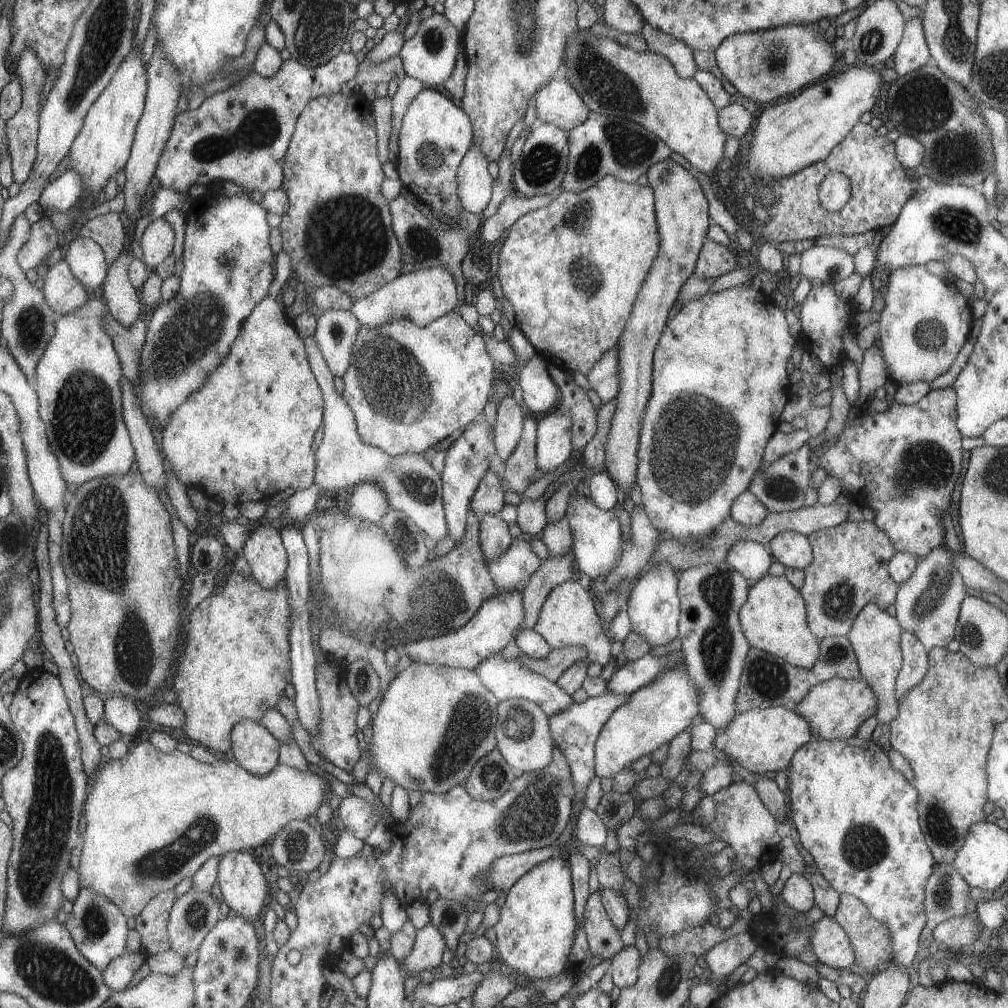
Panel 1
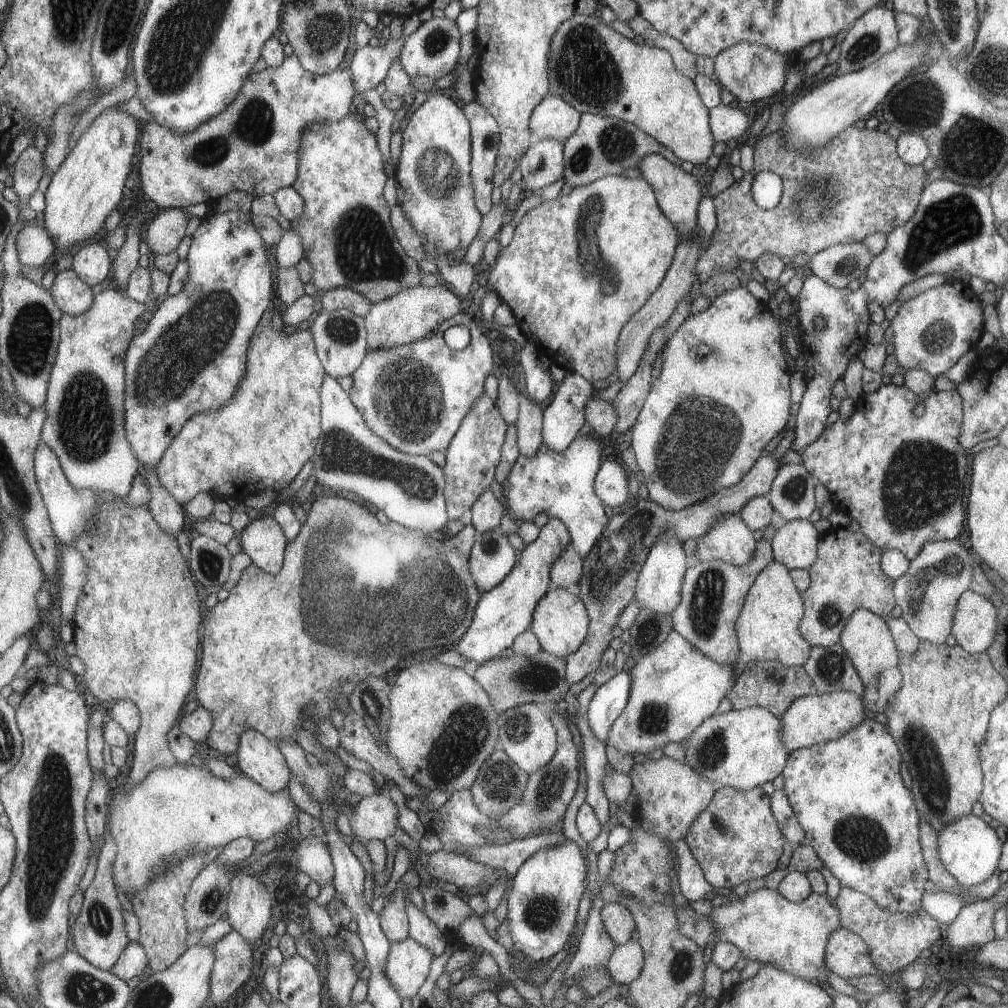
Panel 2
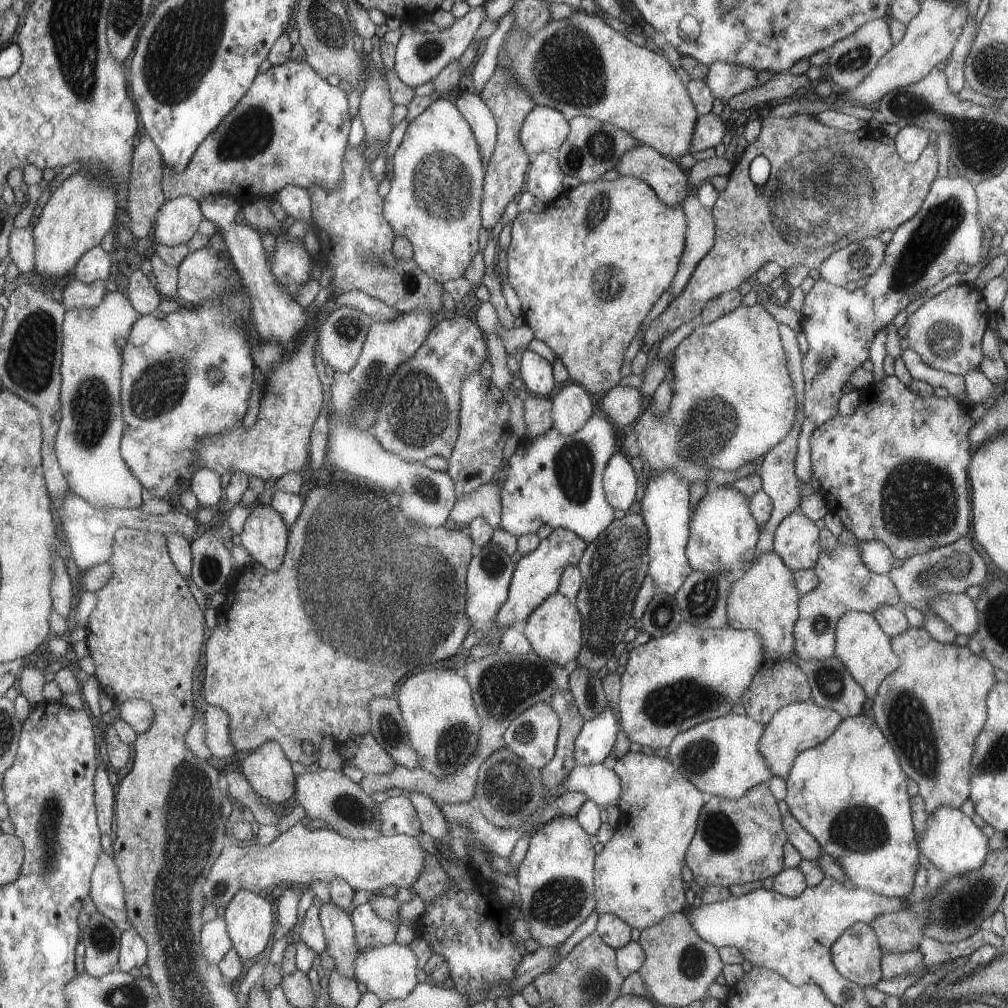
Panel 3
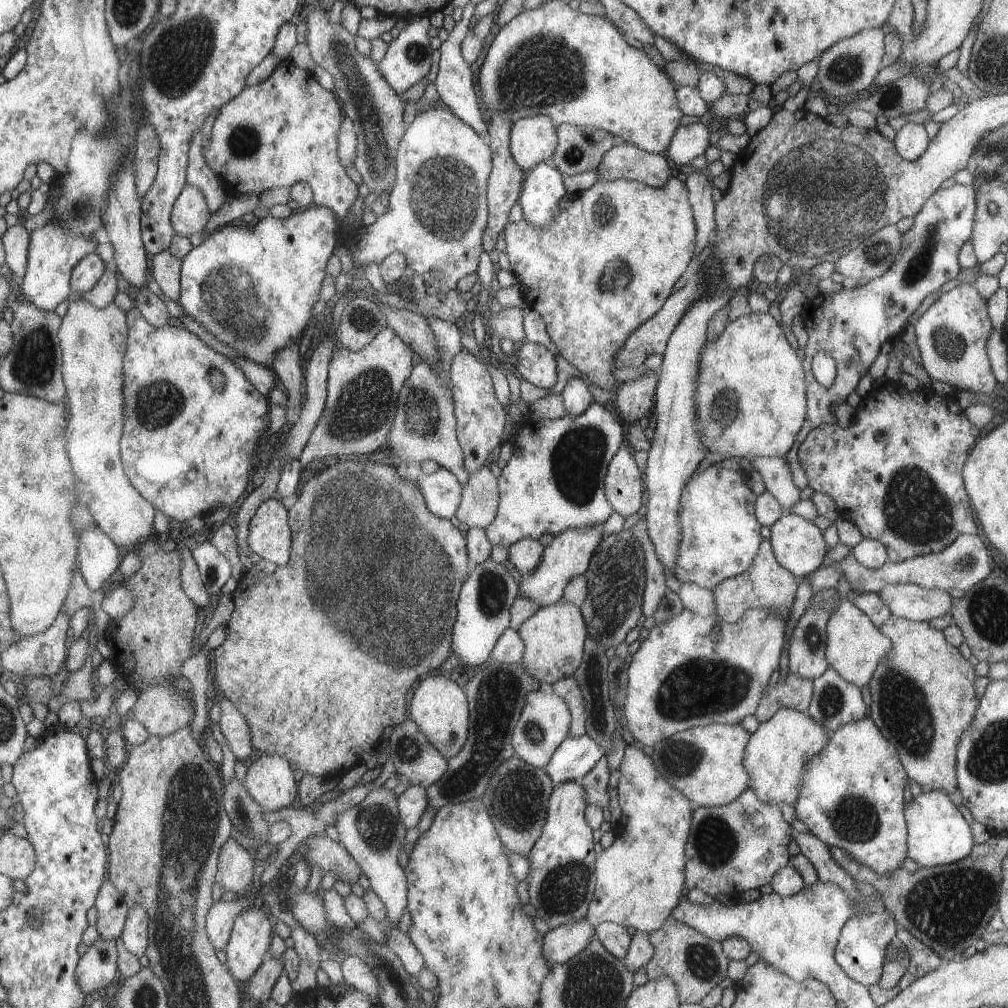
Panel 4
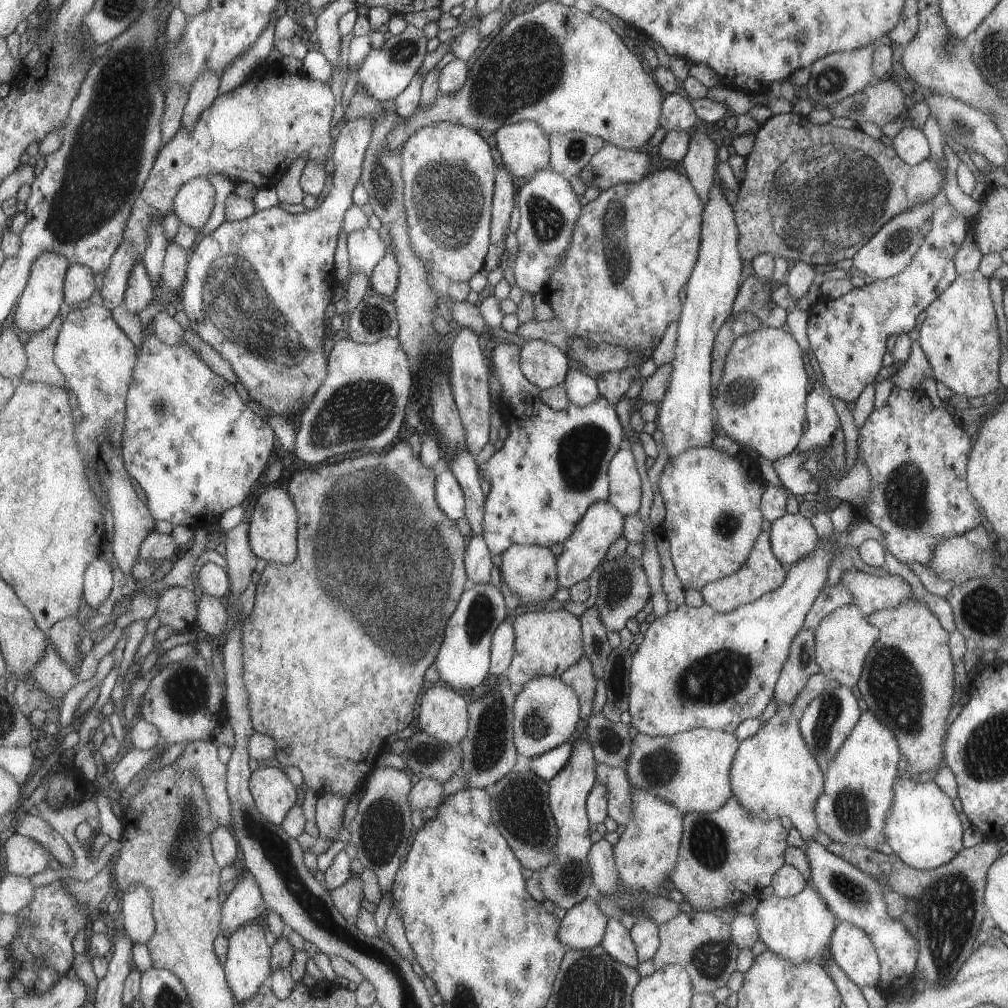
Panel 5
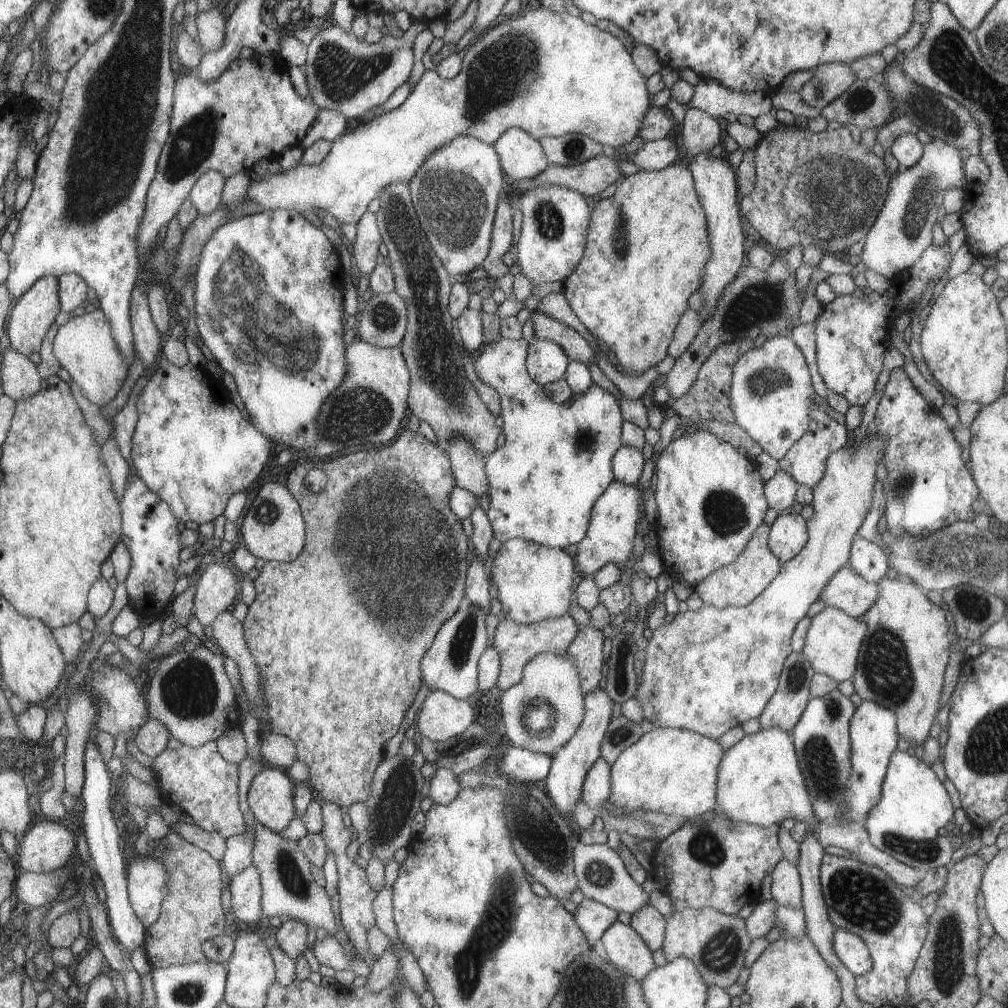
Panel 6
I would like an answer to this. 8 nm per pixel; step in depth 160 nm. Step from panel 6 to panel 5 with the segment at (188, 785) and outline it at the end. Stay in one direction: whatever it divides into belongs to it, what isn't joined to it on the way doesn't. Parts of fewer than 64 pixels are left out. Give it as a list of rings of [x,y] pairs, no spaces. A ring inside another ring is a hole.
[[[213,741],[188,743],[175,762],[181,771],[195,773],[200,778],[204,788],[207,789],[216,825],[231,829],[234,818],[232,800],[227,788],[228,766],[221,762],[218,747]]]

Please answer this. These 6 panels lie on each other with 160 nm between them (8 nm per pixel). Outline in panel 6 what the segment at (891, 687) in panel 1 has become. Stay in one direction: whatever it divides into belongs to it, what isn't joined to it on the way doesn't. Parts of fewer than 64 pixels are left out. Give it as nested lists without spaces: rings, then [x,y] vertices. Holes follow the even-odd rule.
[[[825,607],[813,615],[806,628],[800,652],[809,659],[815,673],[824,674],[838,683],[847,679],[851,680],[853,673],[856,672],[857,657],[865,632],[867,627],[859,618],[853,618],[835,607]]]

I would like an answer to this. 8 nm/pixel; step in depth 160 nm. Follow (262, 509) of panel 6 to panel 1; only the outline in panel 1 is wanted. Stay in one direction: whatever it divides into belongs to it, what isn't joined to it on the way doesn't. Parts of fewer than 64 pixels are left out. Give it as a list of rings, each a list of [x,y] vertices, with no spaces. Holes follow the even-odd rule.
[[[261,522],[254,527],[242,550],[251,574],[262,587],[274,589],[286,578],[288,550],[274,522]]]

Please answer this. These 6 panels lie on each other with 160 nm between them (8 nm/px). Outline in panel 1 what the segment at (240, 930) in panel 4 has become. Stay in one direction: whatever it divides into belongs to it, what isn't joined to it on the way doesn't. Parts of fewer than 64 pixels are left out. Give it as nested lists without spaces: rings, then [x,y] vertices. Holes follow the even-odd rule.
[[[229,851],[221,859],[218,883],[226,904],[249,922],[257,921],[269,901],[270,884],[265,878],[261,864],[253,858],[250,851]]]

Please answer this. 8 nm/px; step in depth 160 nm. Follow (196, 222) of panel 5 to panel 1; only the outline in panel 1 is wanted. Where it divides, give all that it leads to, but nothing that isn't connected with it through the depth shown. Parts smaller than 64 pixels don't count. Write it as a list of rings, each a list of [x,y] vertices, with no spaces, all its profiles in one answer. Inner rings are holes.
[[[163,217],[151,221],[141,234],[143,260],[151,272],[173,254],[175,248],[175,230]]]

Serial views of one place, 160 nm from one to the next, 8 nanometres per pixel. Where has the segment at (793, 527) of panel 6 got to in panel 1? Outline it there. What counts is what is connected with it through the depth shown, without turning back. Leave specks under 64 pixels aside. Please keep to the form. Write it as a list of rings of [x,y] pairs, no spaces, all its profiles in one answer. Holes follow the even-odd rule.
[[[778,532],[767,544],[773,560],[784,568],[804,569],[812,561],[812,545],[806,535],[793,532]]]

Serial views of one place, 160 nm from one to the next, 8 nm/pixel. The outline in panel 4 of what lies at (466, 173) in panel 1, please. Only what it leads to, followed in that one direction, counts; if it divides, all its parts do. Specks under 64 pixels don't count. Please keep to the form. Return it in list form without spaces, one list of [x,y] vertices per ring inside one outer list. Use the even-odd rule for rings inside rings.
[[[468,2],[462,8],[460,20],[454,22],[451,31],[447,32],[447,38],[441,42],[439,47],[440,57],[437,66],[437,74],[435,80],[433,80],[433,84],[439,95],[440,104],[443,107],[449,108],[457,118],[466,122],[473,130],[476,130],[477,133],[486,133],[488,129],[487,118],[475,94],[474,67],[467,64],[460,53],[461,41],[463,37],[470,32],[474,8],[475,5],[471,2]]]

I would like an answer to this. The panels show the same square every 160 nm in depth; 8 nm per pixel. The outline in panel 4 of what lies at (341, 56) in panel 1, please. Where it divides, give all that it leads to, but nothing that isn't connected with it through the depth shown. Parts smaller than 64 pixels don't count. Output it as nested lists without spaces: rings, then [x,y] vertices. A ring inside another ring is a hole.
[[[283,60],[264,81],[256,85],[246,86],[232,101],[229,101],[227,105],[219,110],[212,127],[212,135],[210,136],[209,143],[205,144],[204,155],[210,167],[215,171],[215,174],[220,178],[221,182],[223,182],[223,185],[230,193],[235,195],[251,193],[260,196],[266,190],[275,187],[291,188],[298,182],[307,181],[313,187],[314,202],[317,205],[328,206],[336,212],[339,219],[345,219],[362,191],[360,191],[357,184],[349,178],[344,162],[340,159],[340,128],[344,117],[344,108],[336,93],[323,88],[323,86],[317,82],[313,71],[301,68],[291,60]]]

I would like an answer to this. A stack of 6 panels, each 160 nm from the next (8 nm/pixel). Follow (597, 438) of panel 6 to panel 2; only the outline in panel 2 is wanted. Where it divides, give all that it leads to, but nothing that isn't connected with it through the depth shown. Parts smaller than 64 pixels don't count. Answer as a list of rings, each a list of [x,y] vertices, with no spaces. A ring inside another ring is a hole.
[[[593,434],[578,435],[562,451],[554,451],[541,443],[532,457],[519,455],[504,477],[502,496],[509,518],[531,523],[539,512],[559,519],[571,535],[571,545],[582,560],[603,534],[608,519],[605,505],[597,498],[595,476],[601,464],[601,444]]]

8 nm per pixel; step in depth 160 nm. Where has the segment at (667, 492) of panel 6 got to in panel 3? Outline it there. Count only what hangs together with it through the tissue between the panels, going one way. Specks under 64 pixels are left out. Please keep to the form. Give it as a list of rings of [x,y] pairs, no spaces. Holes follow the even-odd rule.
[[[709,485],[706,493],[697,501],[693,511],[692,522],[685,558],[694,571],[711,572],[717,568],[721,571],[747,570],[755,558],[757,526],[749,512],[749,498],[733,487]]]

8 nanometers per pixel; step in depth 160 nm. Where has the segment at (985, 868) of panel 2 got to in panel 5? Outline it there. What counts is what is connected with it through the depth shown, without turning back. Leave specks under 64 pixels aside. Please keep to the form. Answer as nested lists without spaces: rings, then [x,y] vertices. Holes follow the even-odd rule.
[[[896,776],[891,813],[886,814],[884,838],[892,853],[907,866],[931,870],[951,861],[961,848],[961,824],[951,800],[933,781],[911,782],[907,776]]]

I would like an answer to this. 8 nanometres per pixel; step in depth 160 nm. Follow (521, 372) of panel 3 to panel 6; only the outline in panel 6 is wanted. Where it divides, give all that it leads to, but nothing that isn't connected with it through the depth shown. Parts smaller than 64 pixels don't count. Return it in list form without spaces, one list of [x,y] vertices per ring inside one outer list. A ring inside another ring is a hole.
[[[537,339],[528,342],[525,366],[531,377],[541,386],[560,379],[569,362],[568,355],[556,342]]]

